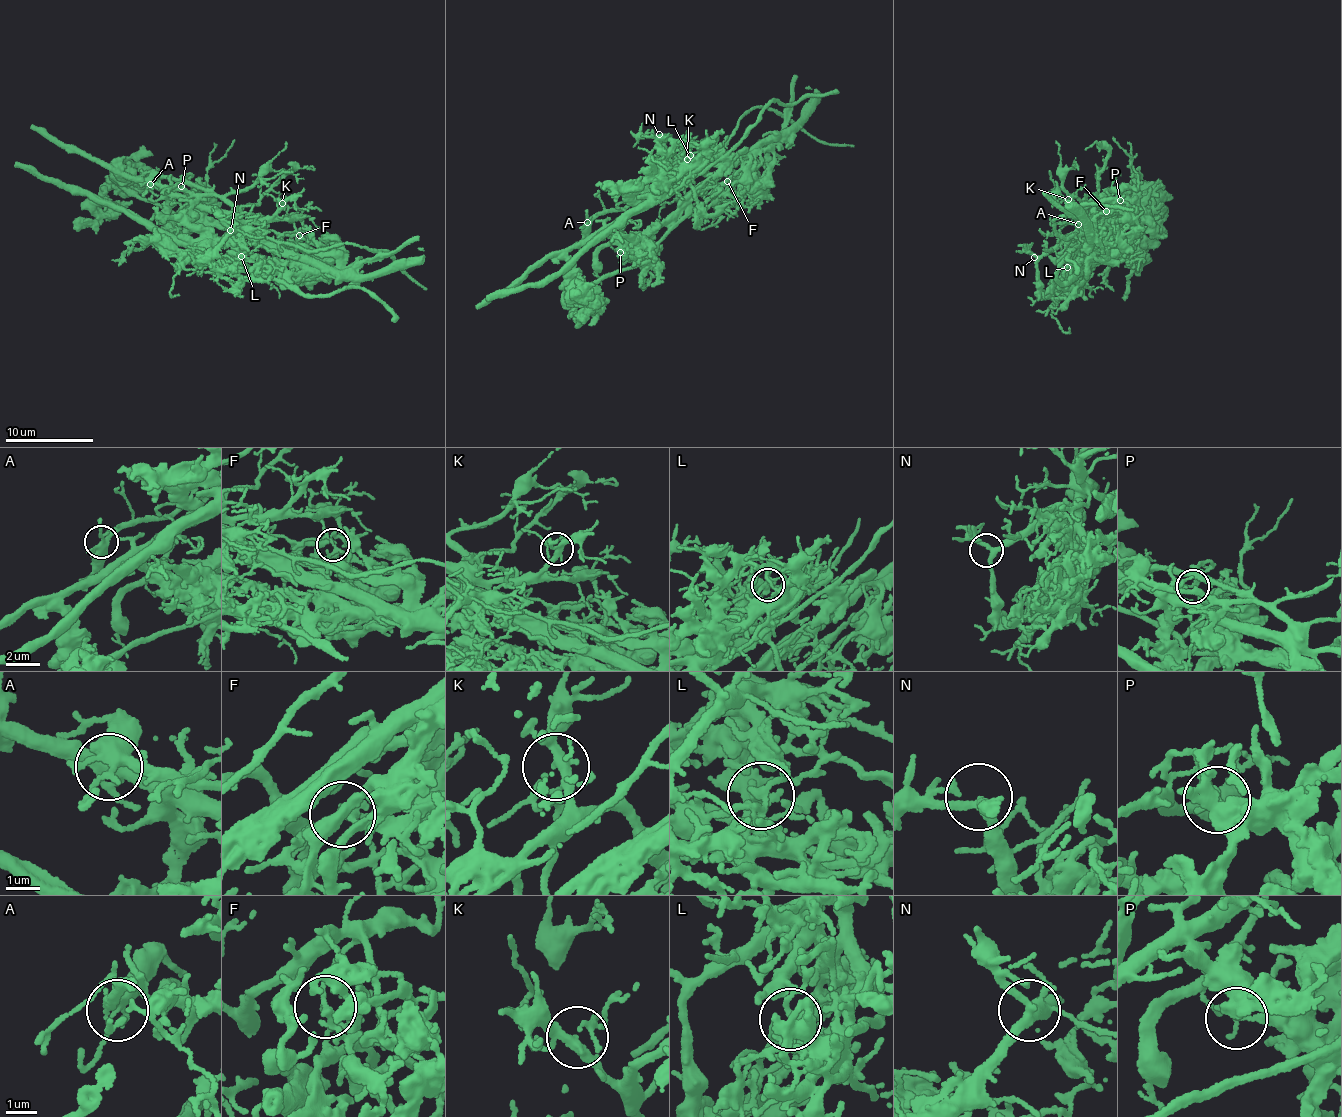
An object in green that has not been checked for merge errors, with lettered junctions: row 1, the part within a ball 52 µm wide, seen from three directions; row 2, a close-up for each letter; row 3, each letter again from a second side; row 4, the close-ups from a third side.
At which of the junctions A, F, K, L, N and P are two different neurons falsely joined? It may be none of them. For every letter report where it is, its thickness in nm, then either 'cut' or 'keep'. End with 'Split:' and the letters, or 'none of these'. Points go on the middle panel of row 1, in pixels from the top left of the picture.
A: (587, 222) | 300 nm | keep
F: (727, 181) | 140 nm | cut
K: (687, 159) | 240 nm | keep
L: (690, 155) | 160 nm | cut
N: (659, 134) | 240 nm | keep
P: (620, 252) | 150 nm | cut
Split: F, L, P

